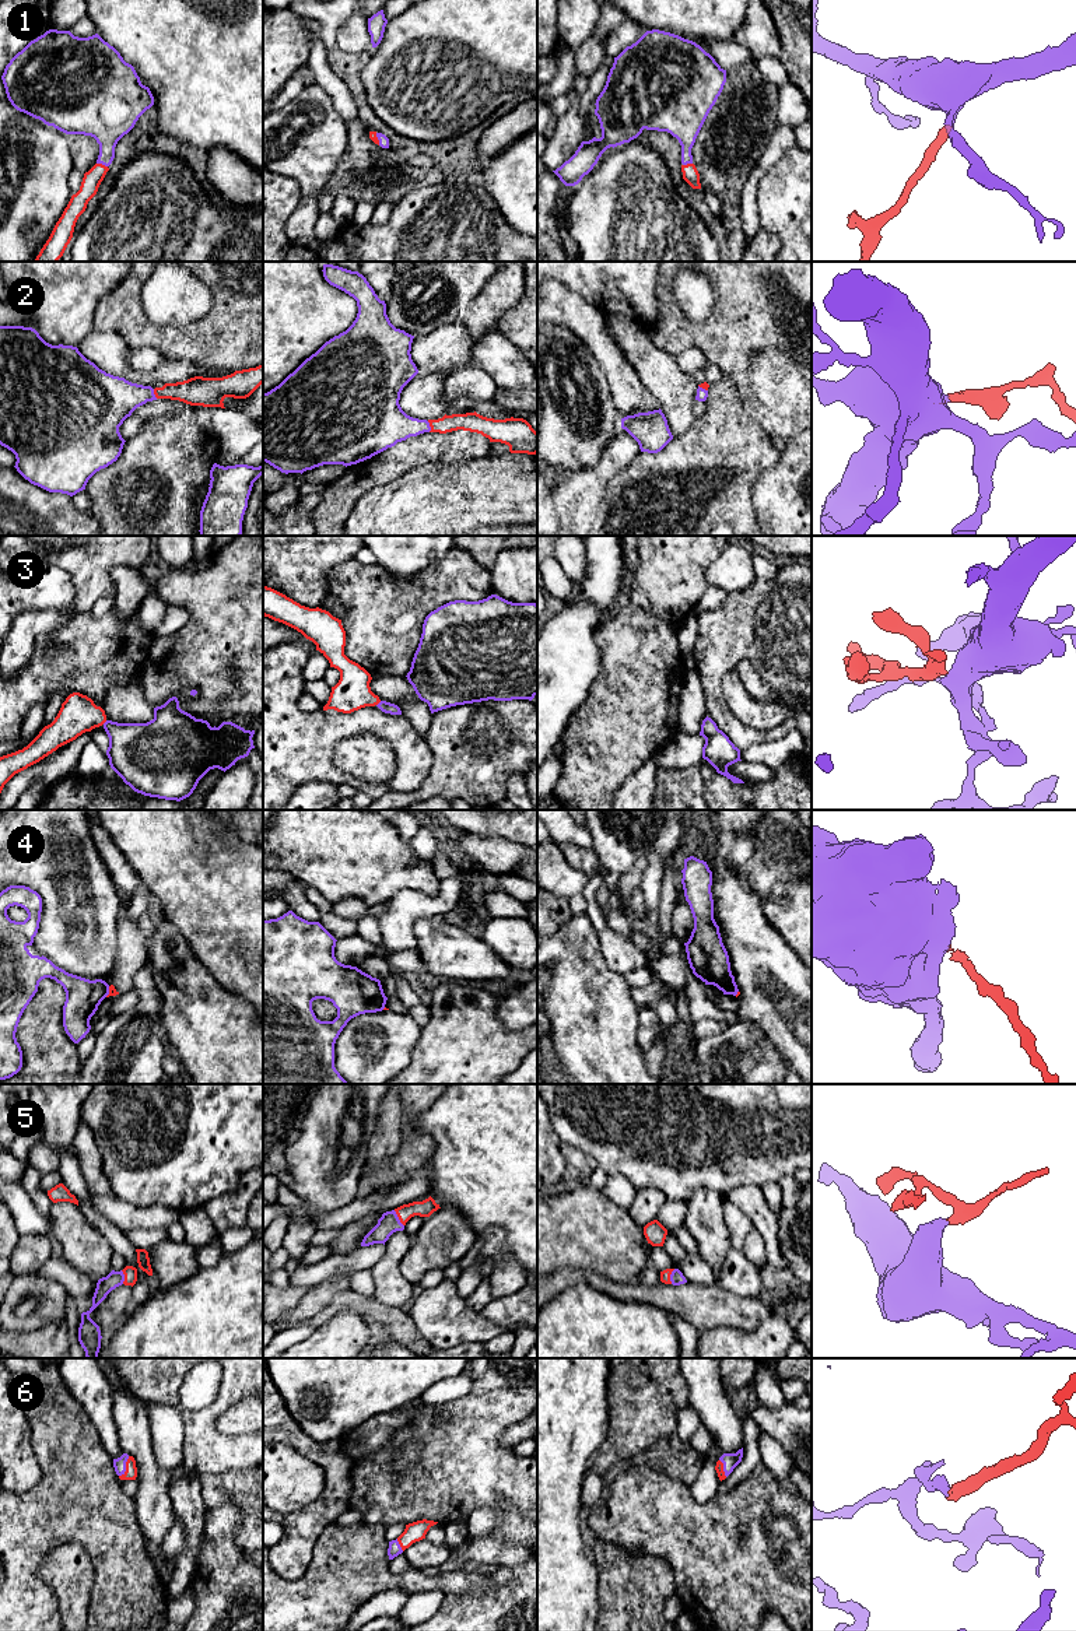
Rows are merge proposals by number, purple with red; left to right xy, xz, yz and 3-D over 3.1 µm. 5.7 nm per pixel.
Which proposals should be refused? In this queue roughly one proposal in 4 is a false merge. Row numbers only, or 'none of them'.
4

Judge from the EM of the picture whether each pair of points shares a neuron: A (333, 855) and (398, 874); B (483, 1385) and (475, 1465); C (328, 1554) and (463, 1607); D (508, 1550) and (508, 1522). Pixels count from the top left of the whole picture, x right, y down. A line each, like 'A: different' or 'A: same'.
A: same
B: different
C: different
D: different

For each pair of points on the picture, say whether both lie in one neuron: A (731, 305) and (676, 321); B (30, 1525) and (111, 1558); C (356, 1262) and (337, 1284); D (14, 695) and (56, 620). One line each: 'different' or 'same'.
A: same
B: same
C: different
D: different

